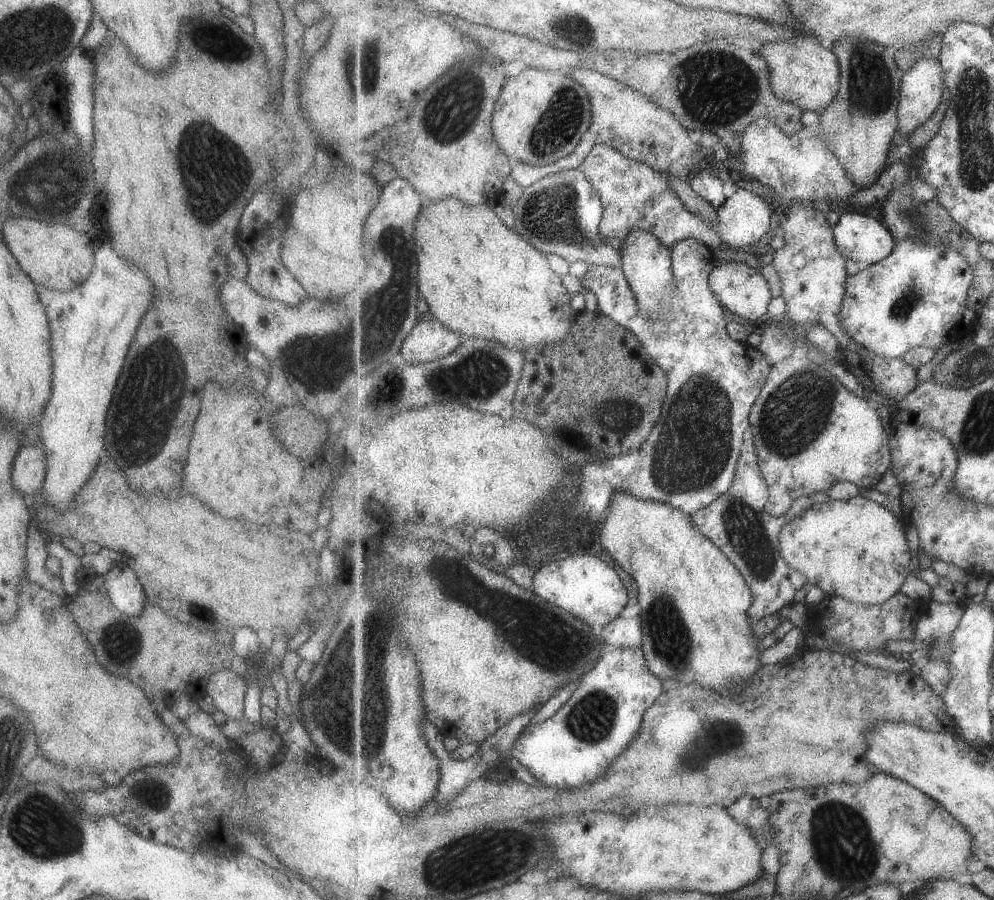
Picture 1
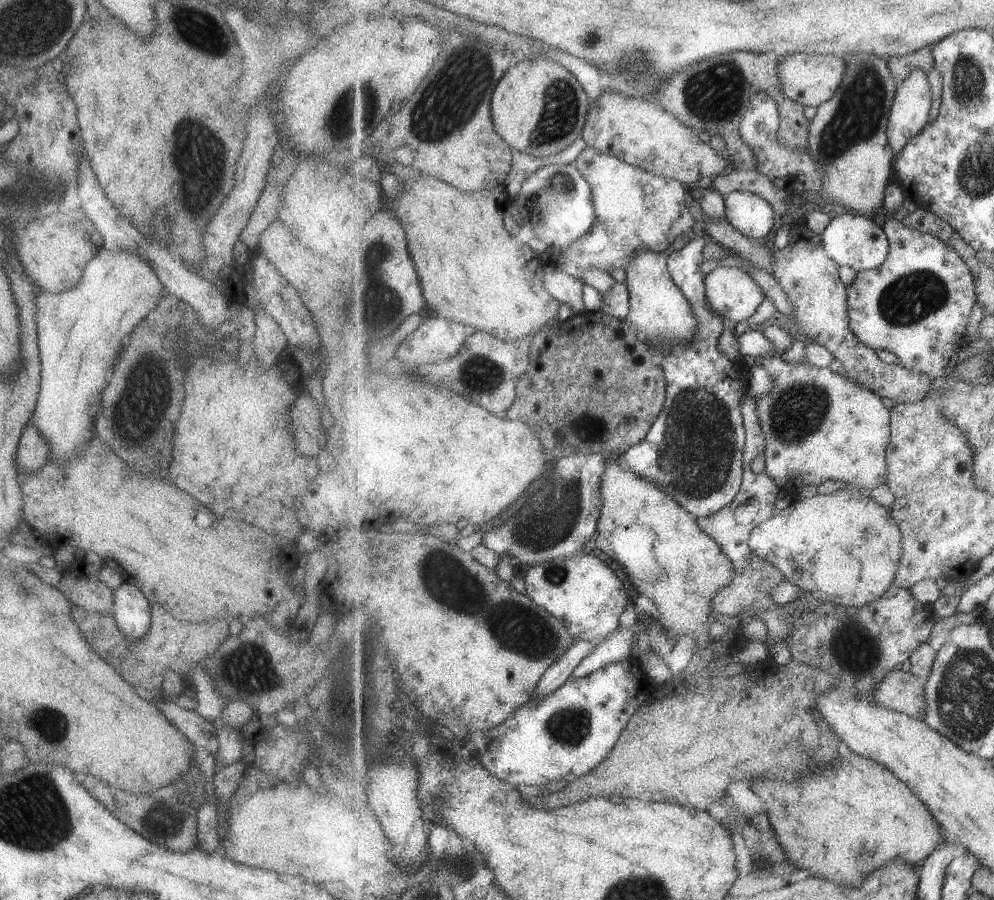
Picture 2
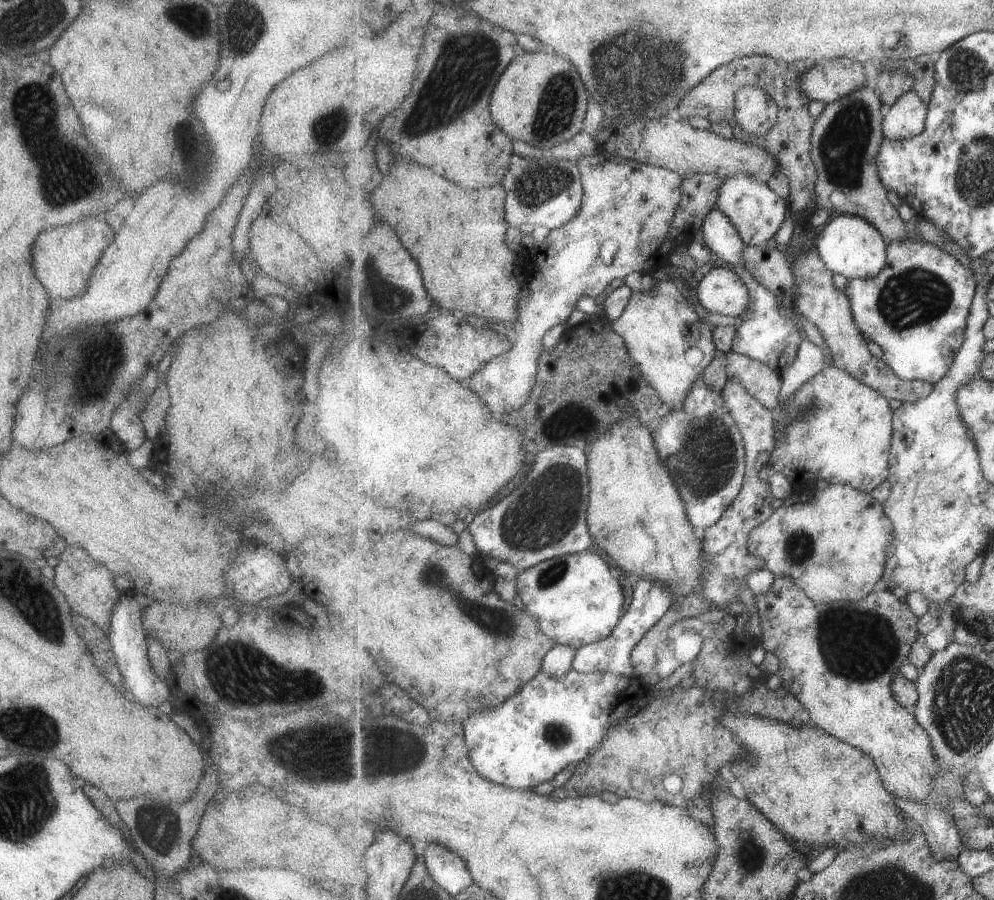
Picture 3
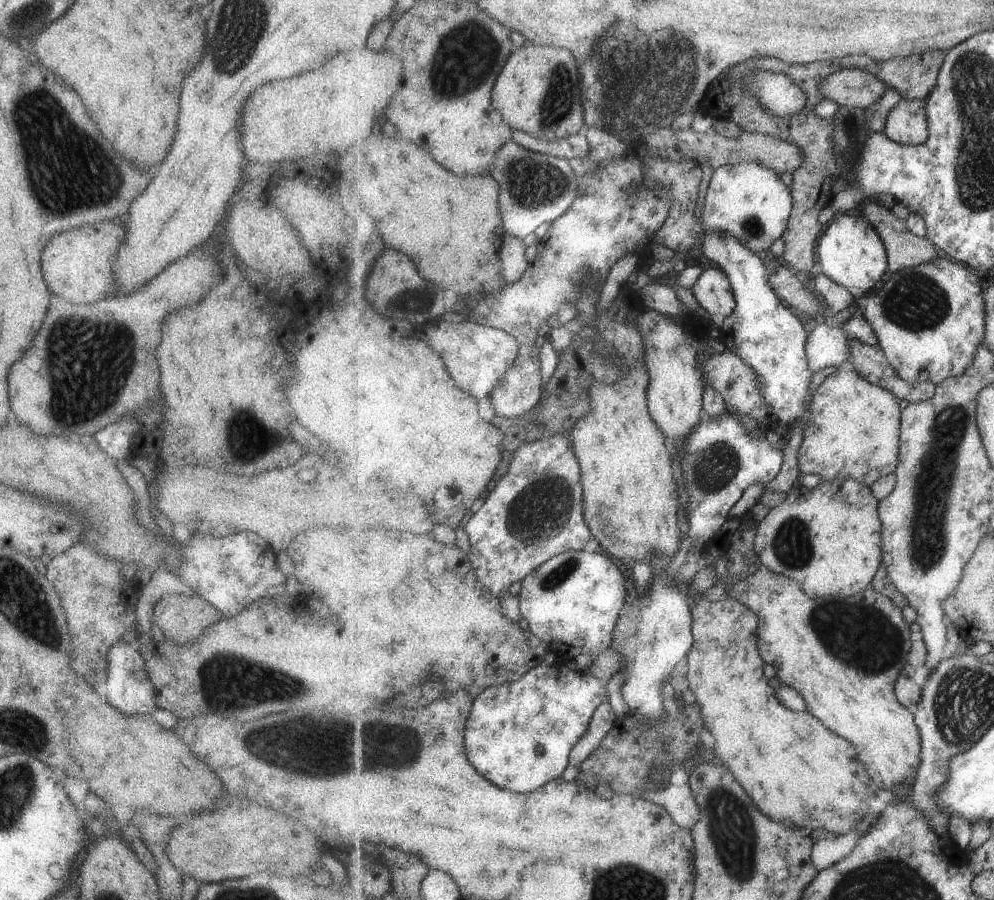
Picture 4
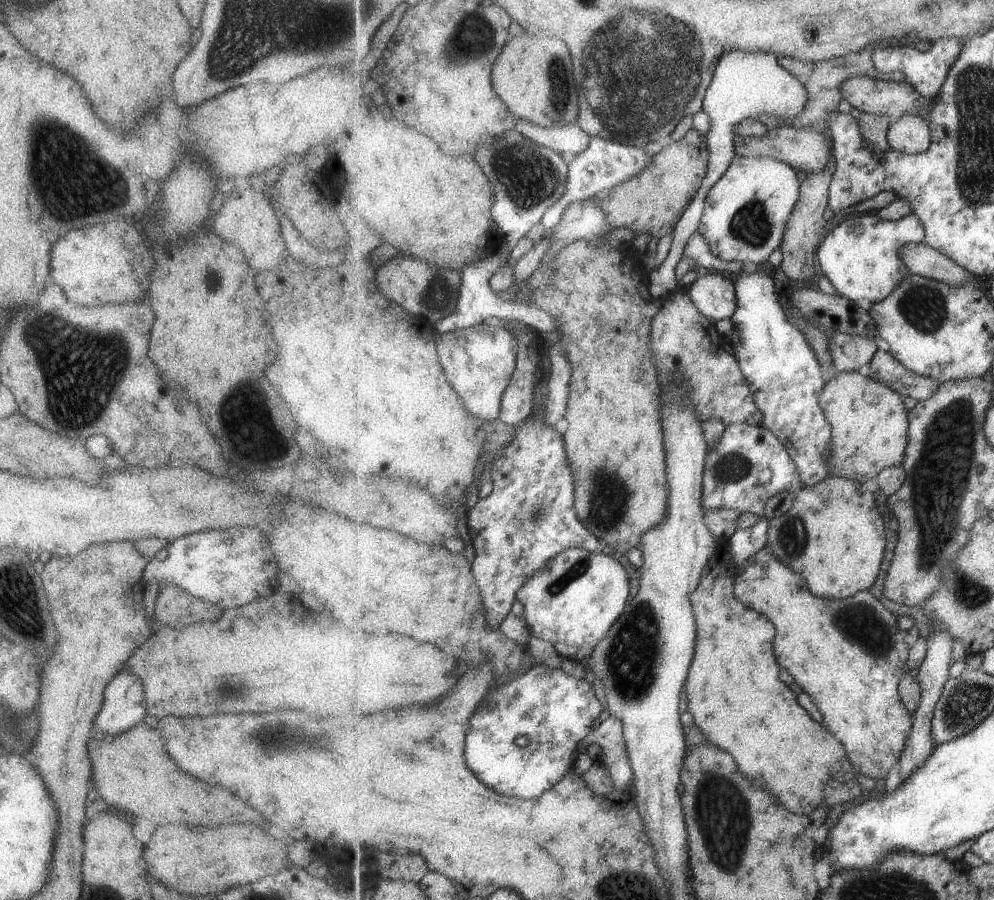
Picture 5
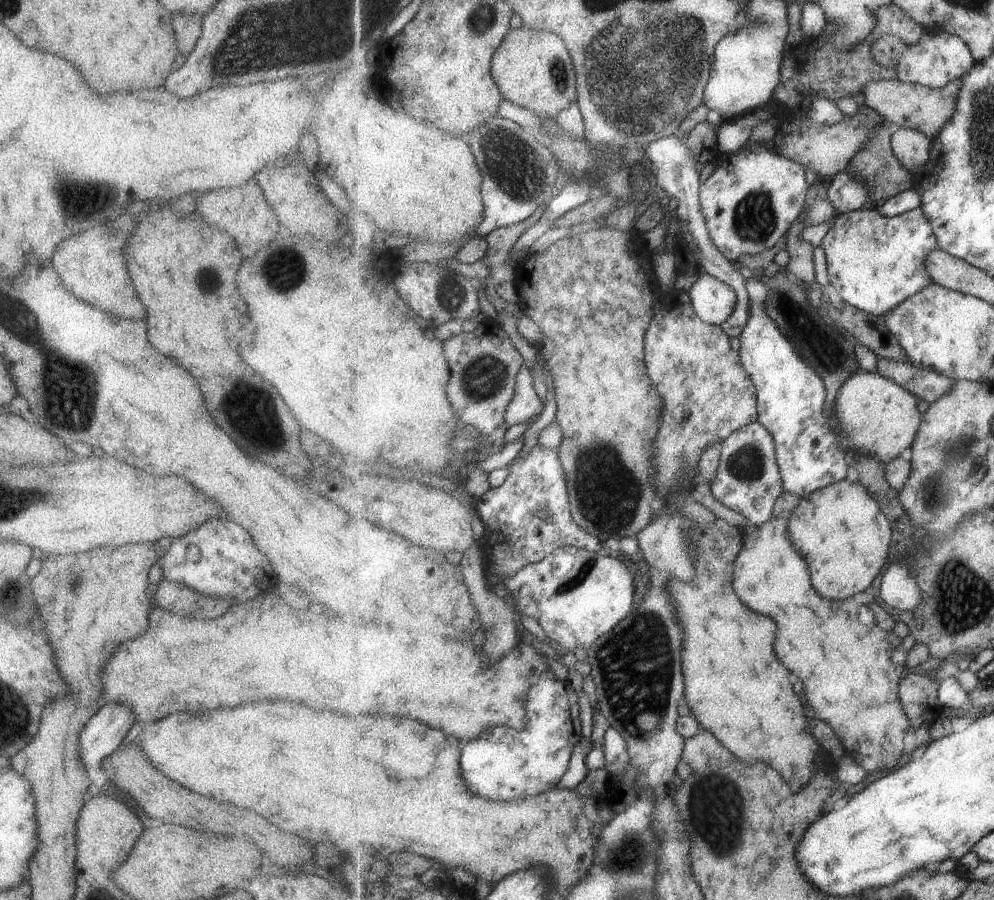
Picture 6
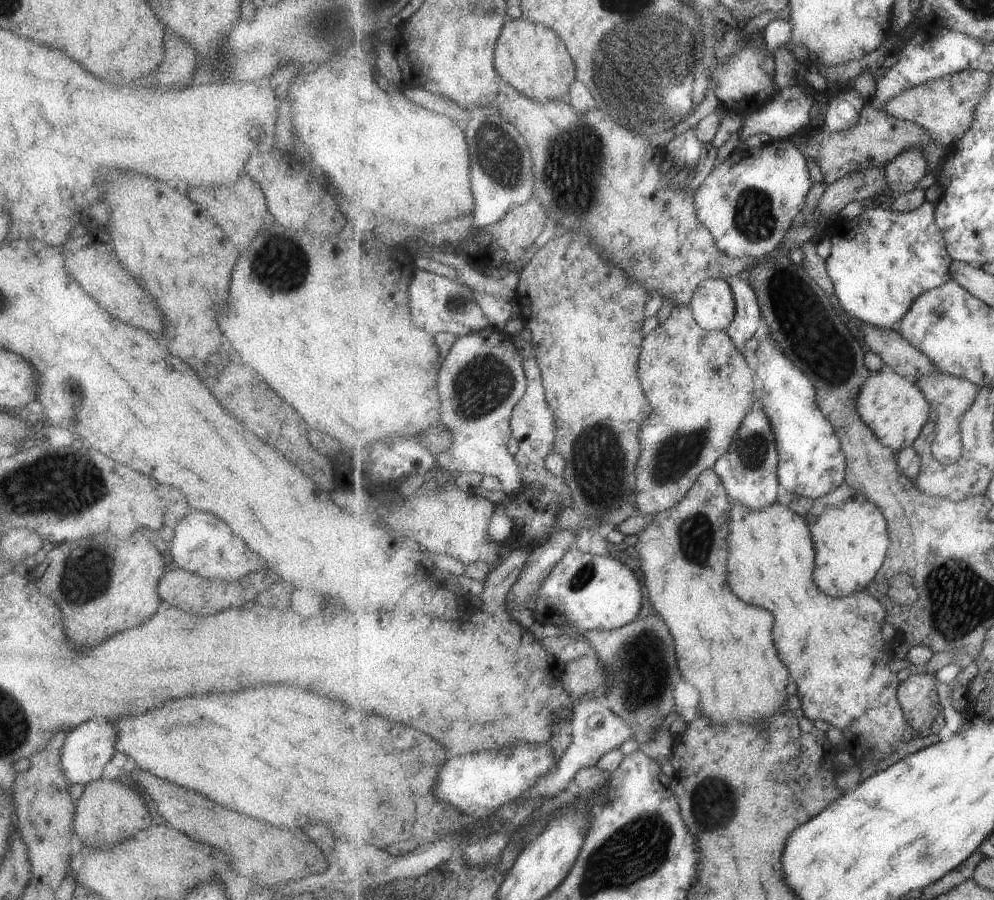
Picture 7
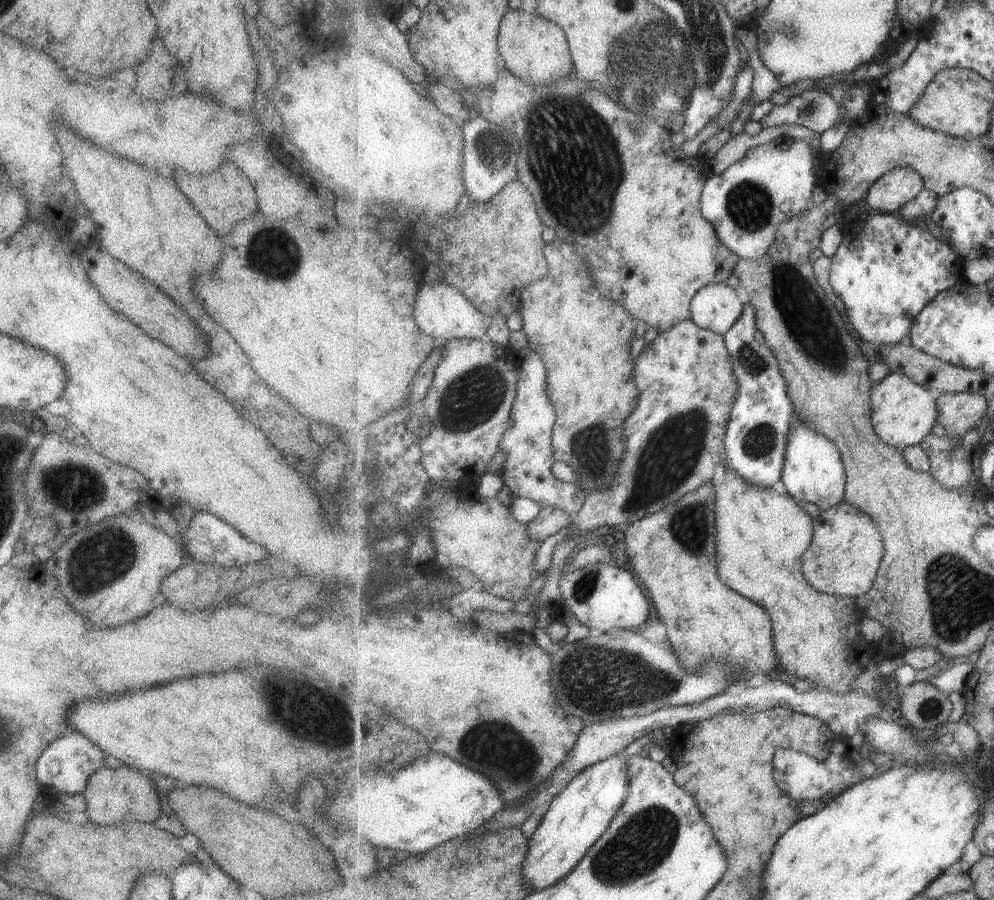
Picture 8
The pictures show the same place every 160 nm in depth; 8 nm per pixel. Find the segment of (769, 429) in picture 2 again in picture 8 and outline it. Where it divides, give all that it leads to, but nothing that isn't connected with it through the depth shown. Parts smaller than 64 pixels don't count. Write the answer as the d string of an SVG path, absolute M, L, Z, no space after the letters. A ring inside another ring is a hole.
M891 373L883 382L876 384L872 398L872 422L879 437L890 446L907 449L921 445L931 435L938 422L938 393L925 388L902 373Z

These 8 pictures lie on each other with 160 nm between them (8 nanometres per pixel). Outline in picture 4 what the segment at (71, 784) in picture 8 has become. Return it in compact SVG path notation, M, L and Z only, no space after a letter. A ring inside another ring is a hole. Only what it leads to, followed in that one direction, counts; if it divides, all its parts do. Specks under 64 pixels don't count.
M117 641L106 654L106 701L123 715L150 714L157 708L154 684L148 677L143 657L135 643Z

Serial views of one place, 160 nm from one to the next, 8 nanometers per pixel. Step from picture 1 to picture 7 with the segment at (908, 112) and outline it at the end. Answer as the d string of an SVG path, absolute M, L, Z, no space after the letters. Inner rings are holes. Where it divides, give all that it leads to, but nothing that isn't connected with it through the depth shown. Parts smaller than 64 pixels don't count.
M921 147L904 150L886 166L886 177L890 182L890 192L894 198L918 186L930 171L928 156Z

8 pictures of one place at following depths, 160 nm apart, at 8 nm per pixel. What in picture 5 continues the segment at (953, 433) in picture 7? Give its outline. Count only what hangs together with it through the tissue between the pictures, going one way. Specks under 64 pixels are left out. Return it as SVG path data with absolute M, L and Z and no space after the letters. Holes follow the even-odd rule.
M885 346L872 356L864 372L900 392L901 396L910 396L917 401L931 398L939 390L941 383L933 377L926 377L908 369Z

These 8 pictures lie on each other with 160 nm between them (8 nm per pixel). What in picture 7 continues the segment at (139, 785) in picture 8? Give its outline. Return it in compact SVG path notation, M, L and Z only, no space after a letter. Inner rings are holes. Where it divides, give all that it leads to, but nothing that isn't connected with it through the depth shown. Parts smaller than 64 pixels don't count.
M101 778L88 782L75 805L72 829L85 849L113 846L151 825L143 800L133 790L112 779Z

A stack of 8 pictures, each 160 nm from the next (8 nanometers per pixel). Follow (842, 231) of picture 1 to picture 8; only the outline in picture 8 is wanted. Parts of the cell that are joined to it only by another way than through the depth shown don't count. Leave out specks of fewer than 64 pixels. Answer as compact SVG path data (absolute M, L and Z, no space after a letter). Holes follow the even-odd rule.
M893 213L875 214L867 220L857 219L846 224L843 244L832 260L831 286L843 300L848 320L859 334L859 340L868 341L880 349L907 342L923 308L941 292L960 283L966 264L966 259L952 244L937 240L931 232L925 232L921 226L917 228L917 225L909 224L905 217Z

